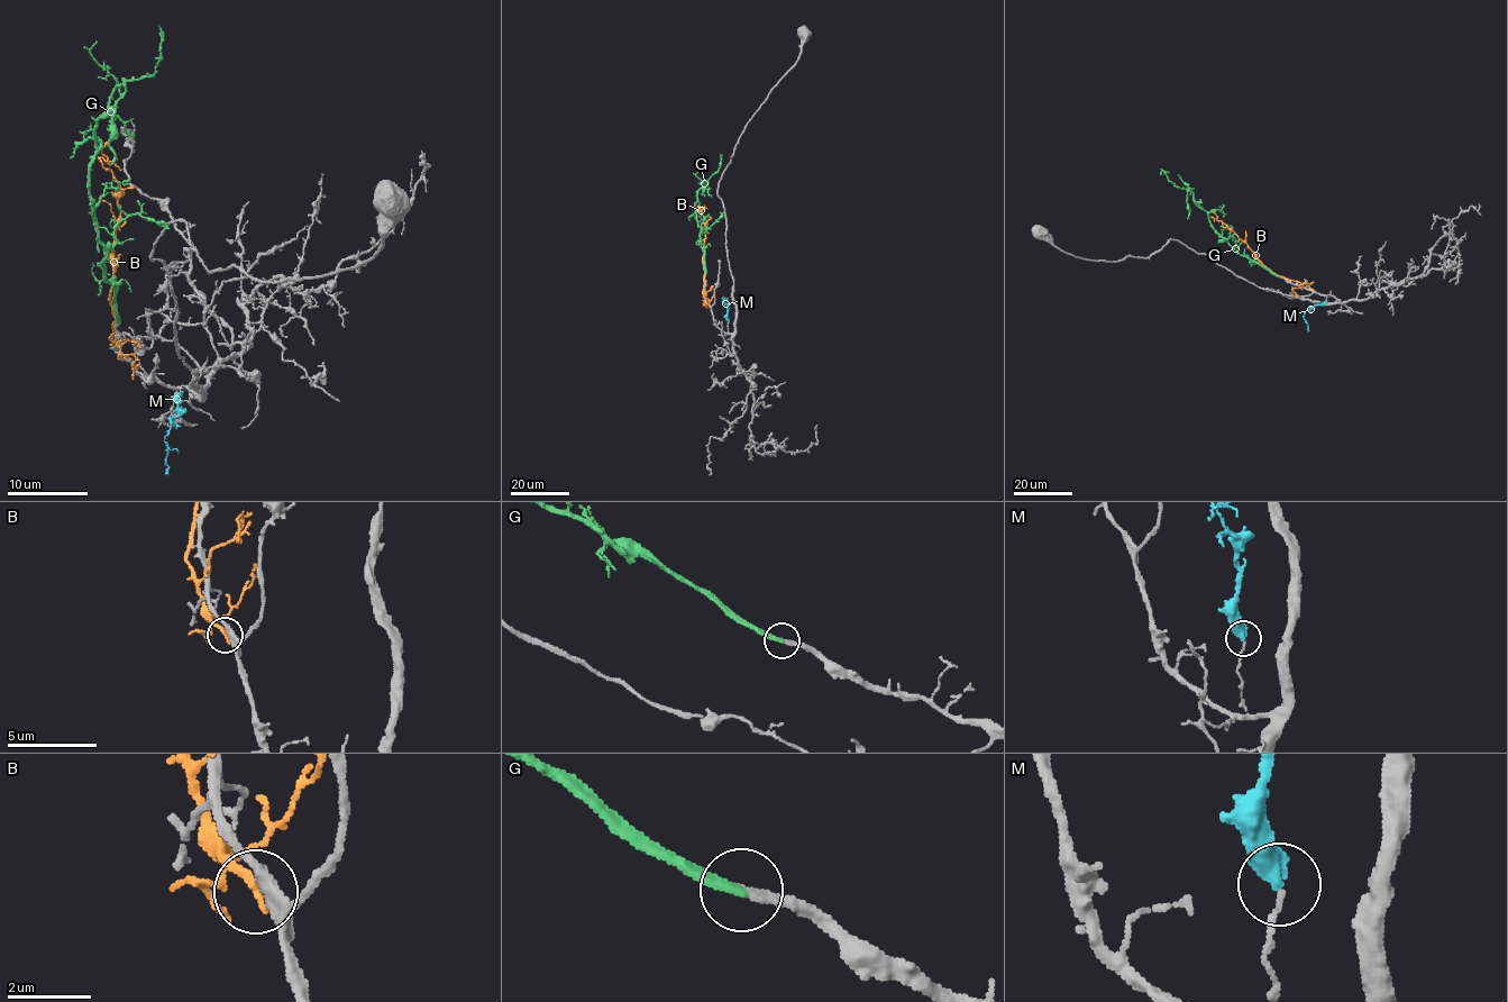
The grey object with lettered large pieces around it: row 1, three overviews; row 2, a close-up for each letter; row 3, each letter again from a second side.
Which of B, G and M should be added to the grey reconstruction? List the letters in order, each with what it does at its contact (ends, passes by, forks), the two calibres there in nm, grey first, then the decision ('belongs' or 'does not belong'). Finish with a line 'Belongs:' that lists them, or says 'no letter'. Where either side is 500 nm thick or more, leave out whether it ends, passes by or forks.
B: it ends; calibres 360 and 240 nm; does not belong
G: it ends; calibres 240 and 280 nm; belongs
M: it passes by; calibres 110 and 320 nm; does not belong
Belongs: G

